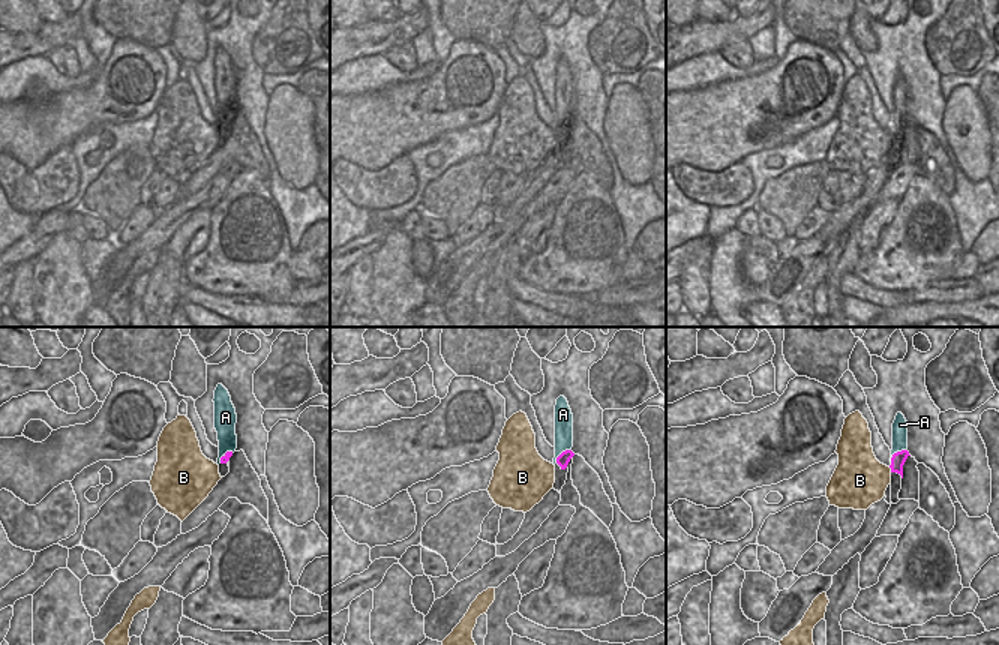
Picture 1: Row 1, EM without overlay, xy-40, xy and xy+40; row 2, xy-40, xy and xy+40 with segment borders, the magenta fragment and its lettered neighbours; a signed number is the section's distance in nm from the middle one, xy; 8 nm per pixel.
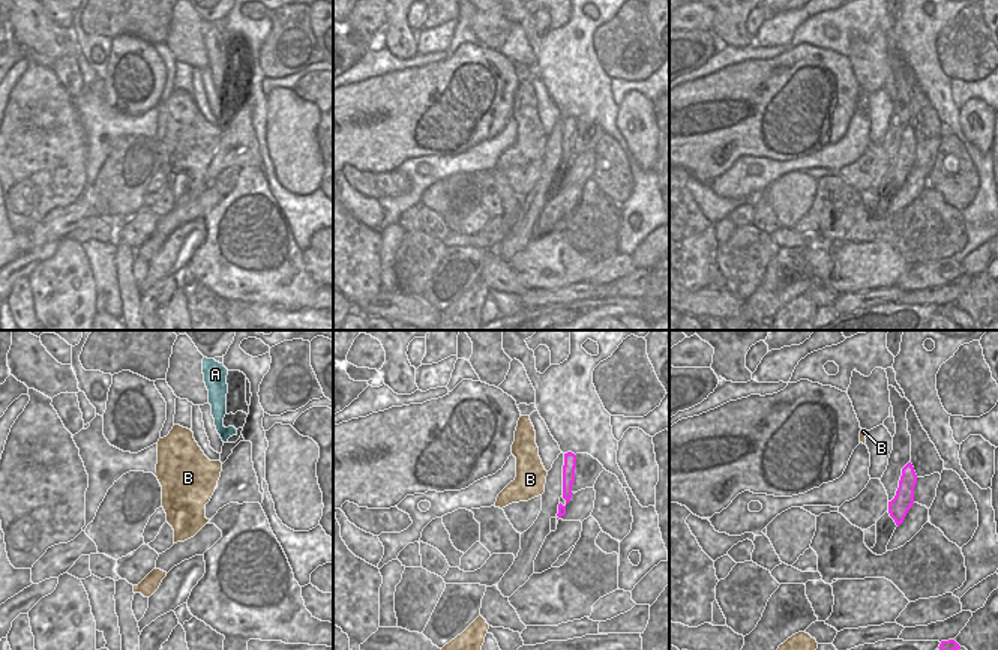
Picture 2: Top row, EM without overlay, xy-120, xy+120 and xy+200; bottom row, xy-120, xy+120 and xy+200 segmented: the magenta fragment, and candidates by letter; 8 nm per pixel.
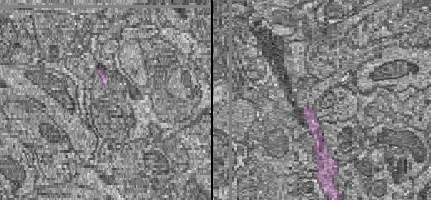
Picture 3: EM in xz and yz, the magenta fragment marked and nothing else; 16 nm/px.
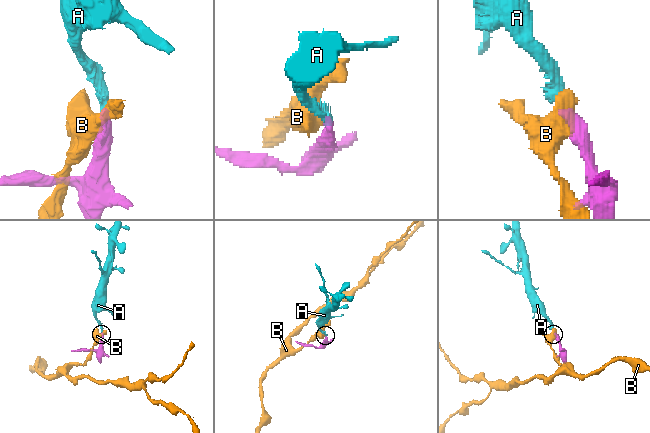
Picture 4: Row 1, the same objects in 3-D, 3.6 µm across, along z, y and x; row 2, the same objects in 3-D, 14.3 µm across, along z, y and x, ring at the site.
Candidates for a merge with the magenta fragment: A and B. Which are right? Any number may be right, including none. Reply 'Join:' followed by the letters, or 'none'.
Join: A

